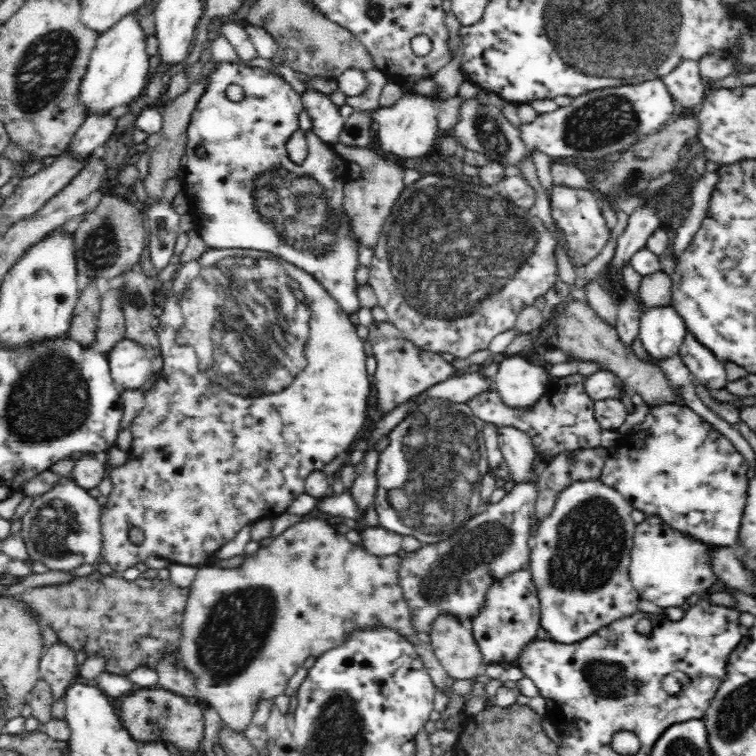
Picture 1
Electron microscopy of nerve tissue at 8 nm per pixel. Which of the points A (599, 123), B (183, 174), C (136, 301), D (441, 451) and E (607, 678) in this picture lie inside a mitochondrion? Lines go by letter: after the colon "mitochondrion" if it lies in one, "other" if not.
A: mitochondrion
B: other
C: mitochondrion
D: mitochondrion
E: mitochondrion

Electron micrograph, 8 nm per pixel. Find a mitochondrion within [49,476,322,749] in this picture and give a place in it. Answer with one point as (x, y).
(236, 627)

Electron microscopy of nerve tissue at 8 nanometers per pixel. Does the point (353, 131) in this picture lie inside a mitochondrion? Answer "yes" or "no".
no

